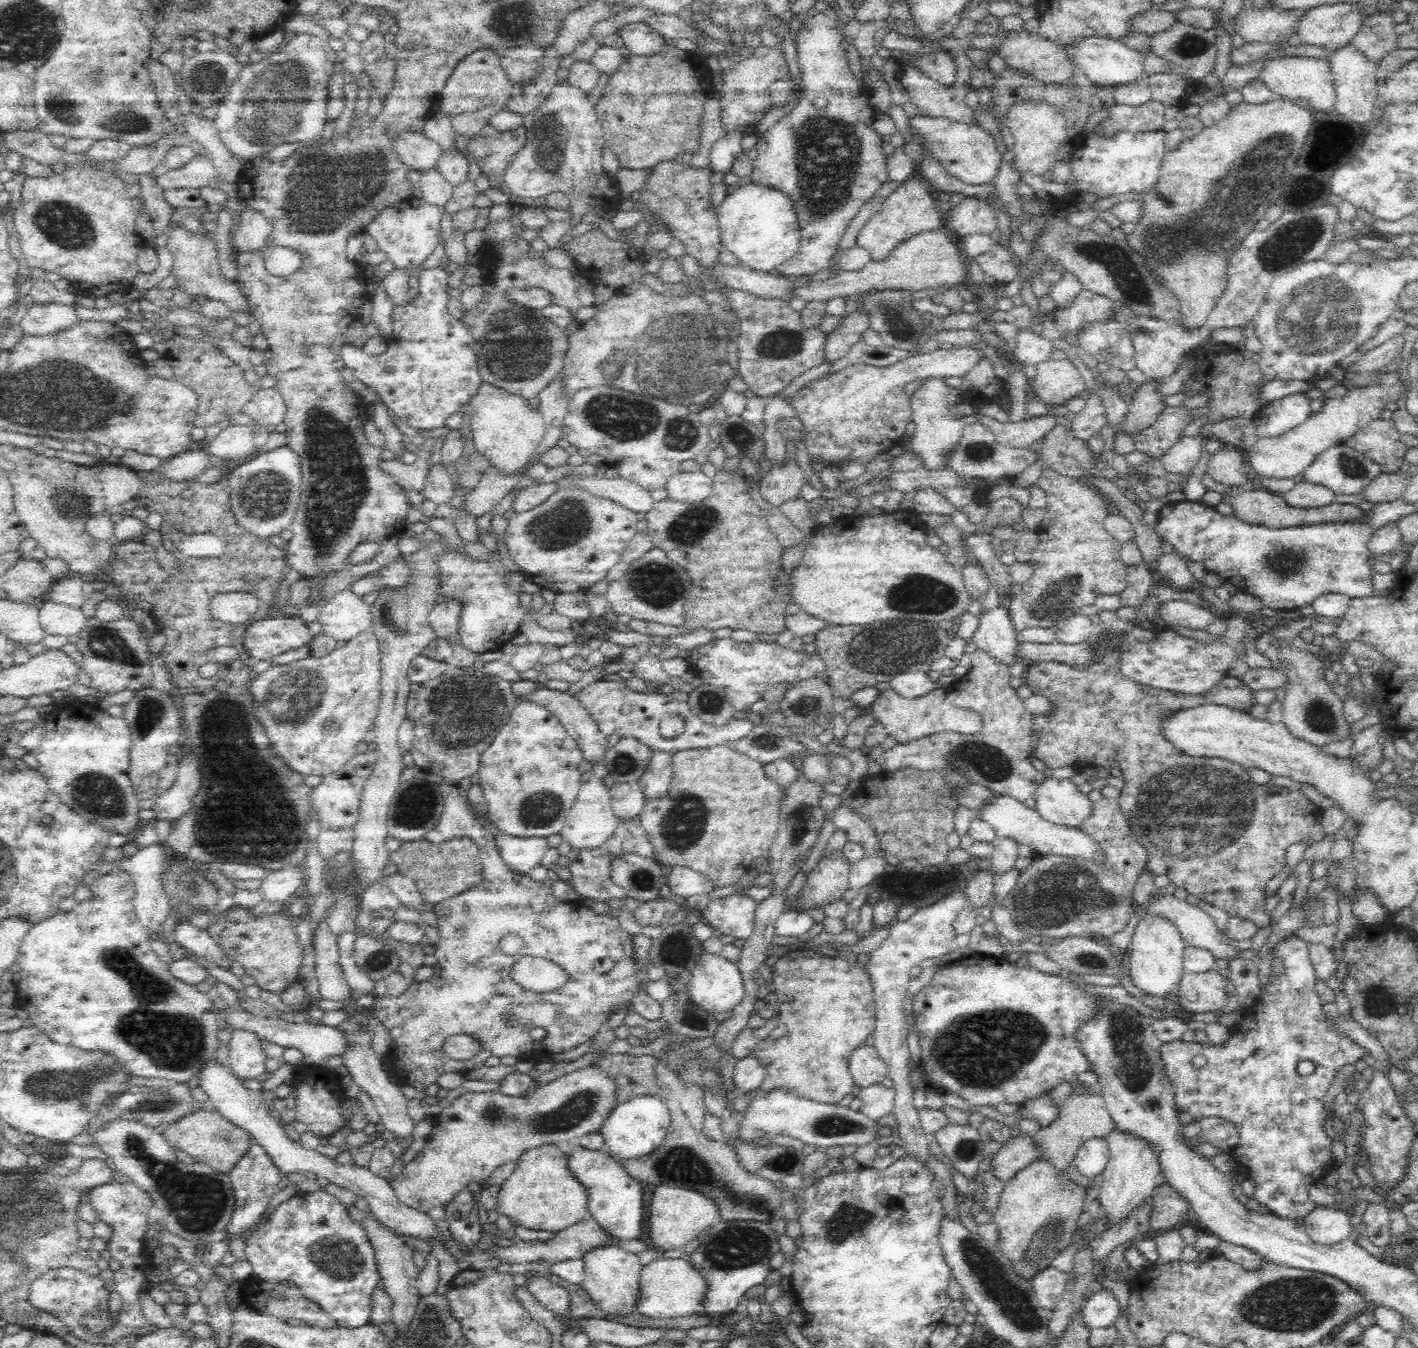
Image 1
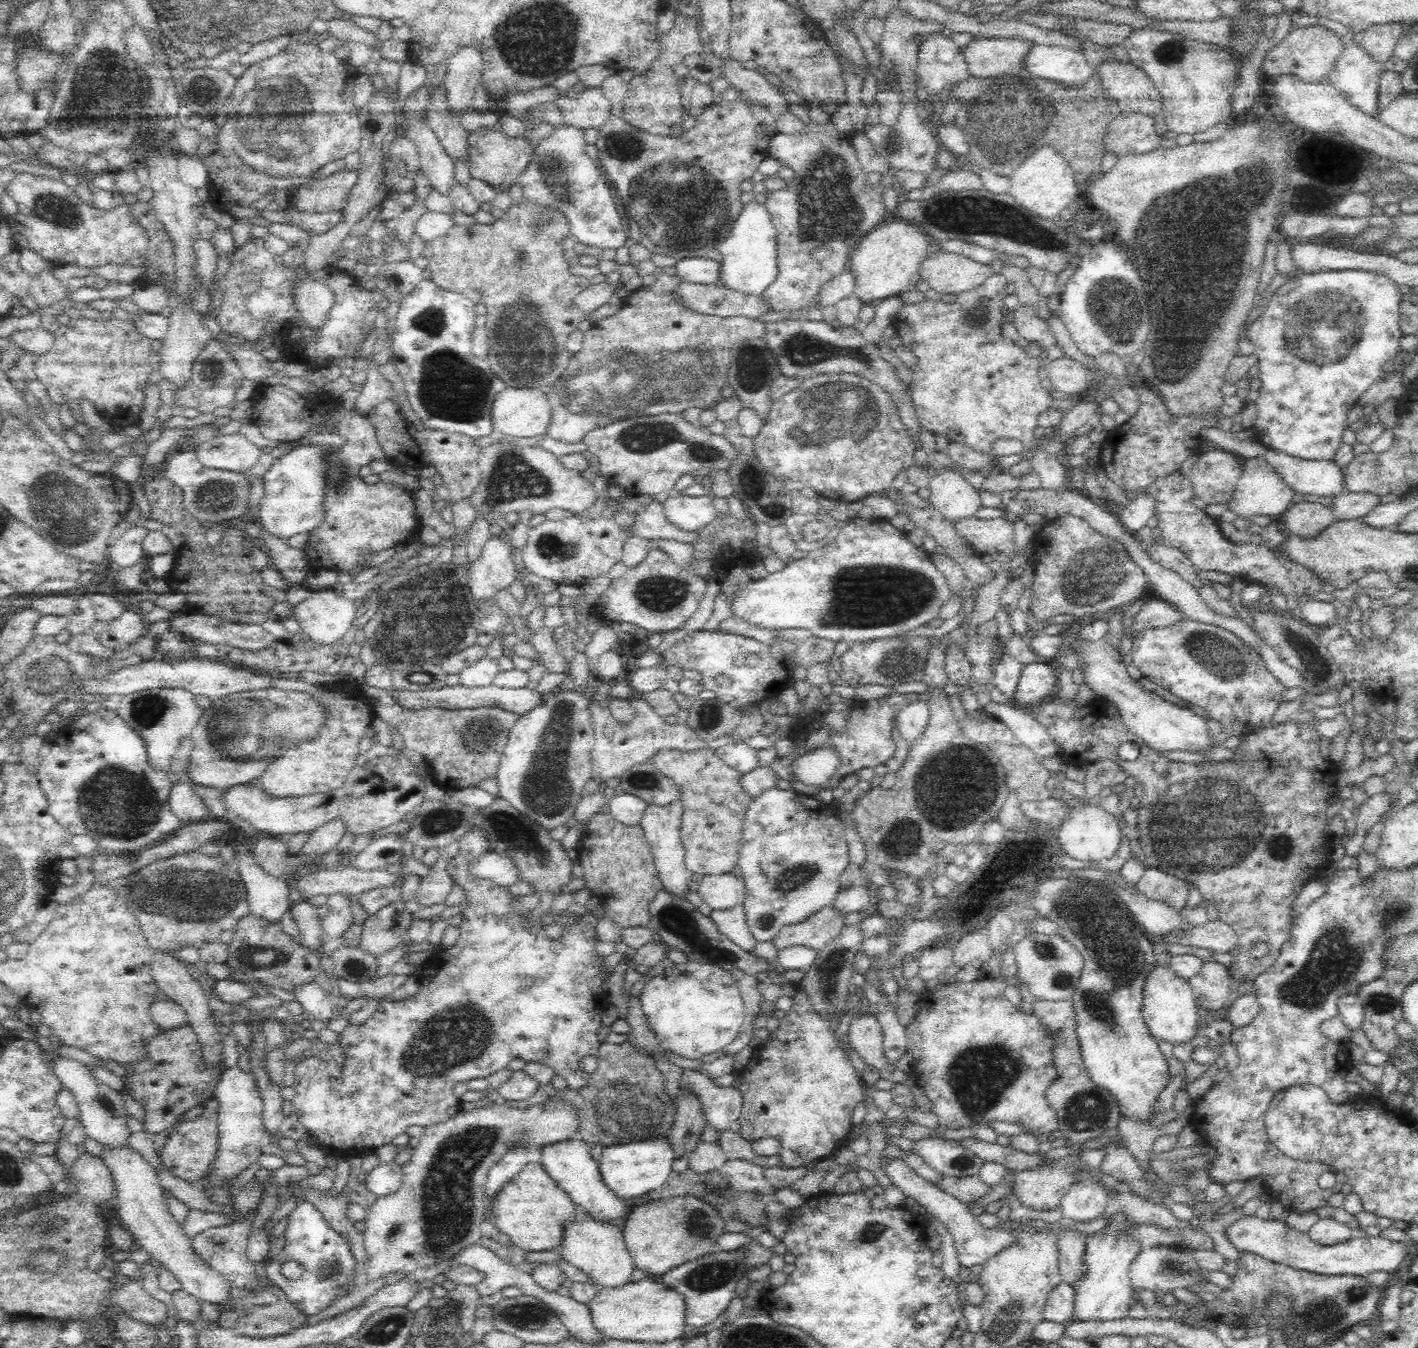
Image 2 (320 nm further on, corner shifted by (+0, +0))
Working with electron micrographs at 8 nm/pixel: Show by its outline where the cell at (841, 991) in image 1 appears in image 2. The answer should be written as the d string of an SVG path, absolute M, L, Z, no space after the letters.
M796 985L792 996L792 1007L786 1016L779 1020L778 1027L770 1033L762 1047L751 1054L747 1069L740 1073L742 1077L739 1089L743 1095L743 1106L735 1127L738 1135L747 1142L773 1138L778 1139L782 1148L779 1150L780 1166L806 1166L814 1160L832 1158L833 1153L847 1144L848 1136L854 1126L851 1117L860 1102L864 1102L866 1087L856 1074L854 1064L848 1058L845 1044L838 1042L838 1023L846 1014L855 1015L868 1005L861 993L851 992L843 1000L844 1006L832 1015L819 1015L814 1011L810 995L804 987Z

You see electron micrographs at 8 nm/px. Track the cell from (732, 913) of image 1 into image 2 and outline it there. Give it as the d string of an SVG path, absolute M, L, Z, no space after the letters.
M738 904L738 906L726 910L714 910L709 917L720 934L732 940L740 948L753 951L757 942L752 936L748 923L746 923L743 904Z

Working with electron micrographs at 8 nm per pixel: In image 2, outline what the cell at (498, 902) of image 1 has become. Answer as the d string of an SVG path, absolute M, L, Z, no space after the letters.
M470 825L463 836L458 838L457 842L458 846L460 846L460 852L458 852L458 856L454 856L449 862L448 872L453 882L466 892L464 902L460 904L460 916L464 920L458 926L460 928L460 938L457 939L451 948L442 949L439 953L434 952L433 956L416 973L416 978L418 978L418 991L416 994L396 1002L386 998L380 1002L376 1012L364 1023L344 1025L339 1040L345 1060L344 1066L341 1067L343 1076L340 1080L330 1076L327 1070L327 1063L317 1056L305 1058L295 1067L293 1087L294 1091L296 1091L296 1096L291 1101L294 1116L298 1118L298 1121L308 1131L309 1138L313 1139L320 1147L331 1148L335 1151L361 1148L377 1149L378 1147L392 1144L394 1139L404 1134L409 1127L434 1126L434 1124L446 1122L448 1118L454 1118L460 1112L460 1101L453 1094L456 1084L474 1080L474 1078L486 1078L490 1074L498 1072L498 1070L508 1069L513 1058L522 1058L526 1062L540 1062L552 1068L556 1074L563 1076L564 1080L568 1082L568 1089L577 1090L588 1083L589 1075L580 1071L580 1060L586 1058L586 1056L596 1056L598 1054L598 1049L601 1046L601 1042L598 1040L598 1032L600 1026L602 1026L600 1017L602 1012L596 1012L596 1008L602 1006L600 1002L606 1002L604 996L600 996L603 992L603 980L600 975L602 968L605 966L604 964L606 964L606 957L596 954L596 944L600 942L596 931L596 918L590 913L578 915L578 920L572 926L564 927L559 938L556 938L556 940L550 938L546 934L546 929L532 920L530 911L520 914L516 910L514 895L510 893L508 887L496 886L490 880L473 874L473 870L470 869L472 862L491 851L490 843L488 843L486 833L482 827L480 825Z

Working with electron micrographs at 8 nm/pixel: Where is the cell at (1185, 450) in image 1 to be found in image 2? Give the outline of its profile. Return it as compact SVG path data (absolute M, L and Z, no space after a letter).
M1146 490L1146 494L1136 496L1132 502L1115 510L1122 525L1131 533L1136 534L1136 531L1146 525L1147 520L1154 515L1155 508L1156 497Z

